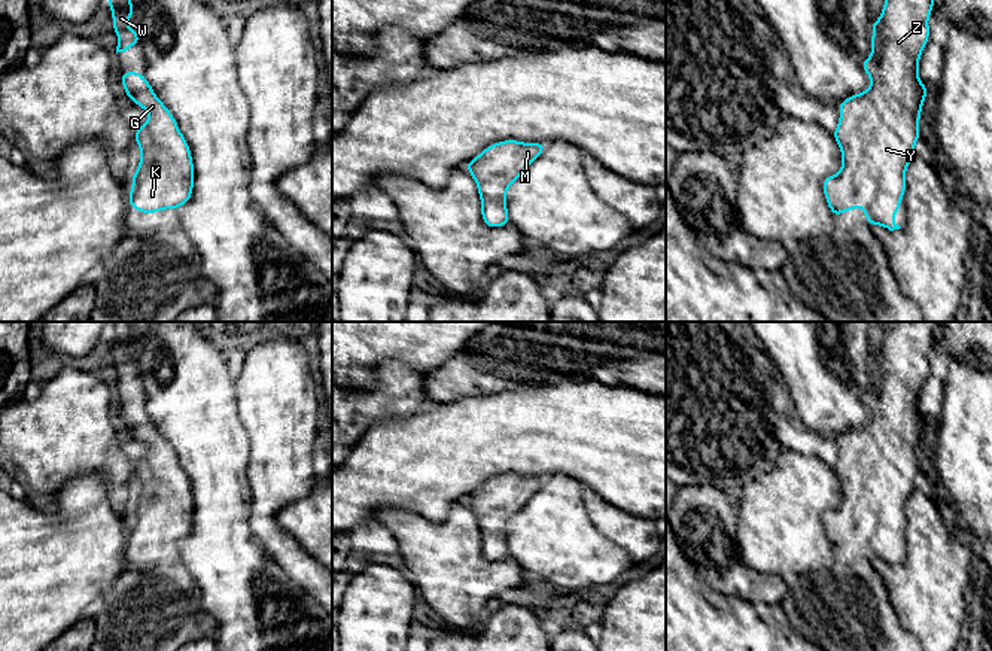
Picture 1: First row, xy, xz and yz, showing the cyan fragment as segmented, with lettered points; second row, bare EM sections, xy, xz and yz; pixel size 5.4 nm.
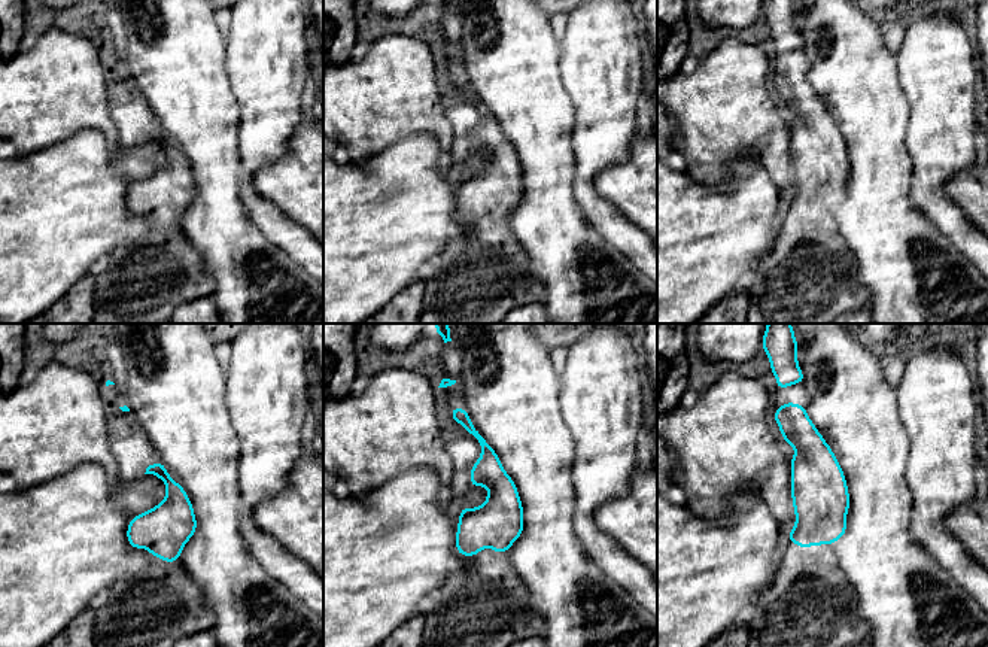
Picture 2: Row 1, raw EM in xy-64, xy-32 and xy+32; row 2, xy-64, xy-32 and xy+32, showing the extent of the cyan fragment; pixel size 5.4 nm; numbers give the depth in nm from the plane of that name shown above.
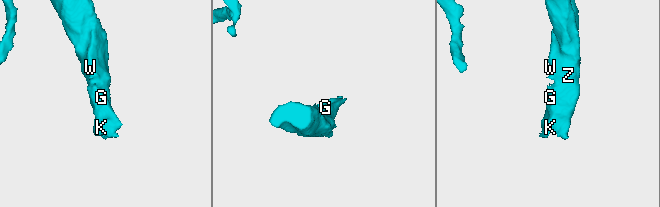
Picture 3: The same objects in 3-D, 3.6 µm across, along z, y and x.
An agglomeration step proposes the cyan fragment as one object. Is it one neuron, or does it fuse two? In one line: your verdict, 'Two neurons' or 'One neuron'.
One neuron

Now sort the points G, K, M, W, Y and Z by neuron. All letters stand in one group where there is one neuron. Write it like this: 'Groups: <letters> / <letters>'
Groups: G K M W Y Z

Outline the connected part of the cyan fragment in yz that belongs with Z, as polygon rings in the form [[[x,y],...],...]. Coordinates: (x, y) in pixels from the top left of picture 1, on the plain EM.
[[[886,322],[885,340],[880,352],[871,356],[871,389],[861,398],[870,410],[870,422],[852,428],[839,438],[840,453],[833,469],[842,484],[842,502],[837,508],[822,514],[824,529],[831,547],[839,553],[842,545],[862,541],[865,556],[880,559],[889,565],[901,560],[894,556],[906,524],[906,504],[915,490],[915,478],[921,472],[919,453],[929,423],[919,413],[919,393],[929,372],[928,352],[934,341],[935,322]]]

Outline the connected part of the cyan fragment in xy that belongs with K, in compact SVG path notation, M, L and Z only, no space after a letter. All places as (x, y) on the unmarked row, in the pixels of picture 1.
M130 404L121 408L121 416L125 429L149 447L133 469L140 480L140 498L133 506L128 539L140 547L170 541L179 544L191 533L194 523L189 478L174 450L142 407Z

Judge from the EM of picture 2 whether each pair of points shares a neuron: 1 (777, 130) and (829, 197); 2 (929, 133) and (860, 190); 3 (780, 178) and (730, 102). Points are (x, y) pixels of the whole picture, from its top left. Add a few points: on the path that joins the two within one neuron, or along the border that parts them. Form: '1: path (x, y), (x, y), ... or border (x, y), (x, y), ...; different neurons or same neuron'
1: border (789, 125), (790, 164), (796, 182); different neurons
2: border (906, 130), (905, 148), (912, 166), (911, 185); different neurons
3: path (775, 158), (772, 143), (750, 121); same neuron

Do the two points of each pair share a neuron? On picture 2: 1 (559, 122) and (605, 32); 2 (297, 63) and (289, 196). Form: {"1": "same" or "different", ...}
{"1": "different", "2": "different"}

